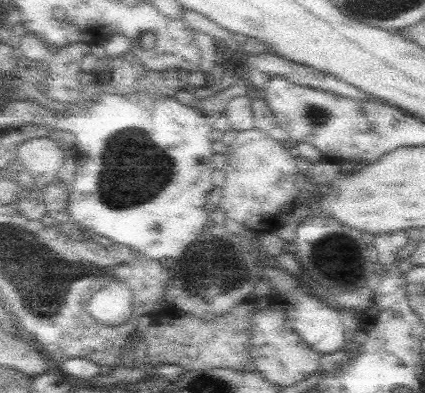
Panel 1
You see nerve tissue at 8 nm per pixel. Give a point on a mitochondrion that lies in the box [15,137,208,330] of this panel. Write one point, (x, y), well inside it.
(58, 273)

